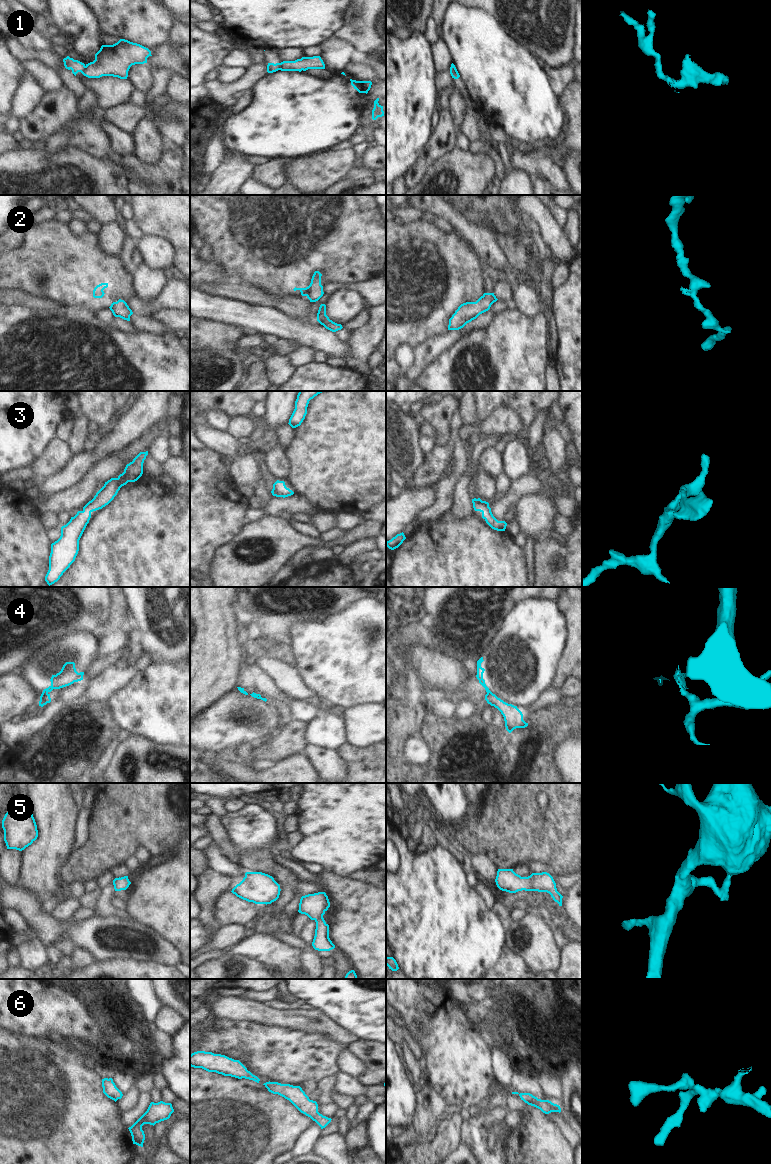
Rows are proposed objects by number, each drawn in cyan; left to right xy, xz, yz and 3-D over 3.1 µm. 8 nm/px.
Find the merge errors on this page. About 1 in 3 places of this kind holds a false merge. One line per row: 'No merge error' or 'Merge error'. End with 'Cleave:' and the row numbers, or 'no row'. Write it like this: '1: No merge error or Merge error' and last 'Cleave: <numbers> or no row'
1: Merge error
2: No merge error
3: No merge error
4: Merge error
5: No merge error
6: No merge error
Cleave: 1, 4

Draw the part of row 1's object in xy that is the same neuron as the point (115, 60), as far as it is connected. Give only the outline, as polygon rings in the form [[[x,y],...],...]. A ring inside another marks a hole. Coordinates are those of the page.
[[[120,39],[113,45],[102,45],[95,60],[86,64],[83,75],[88,78],[113,76],[127,79],[132,65],[147,63],[151,51],[137,43]]]

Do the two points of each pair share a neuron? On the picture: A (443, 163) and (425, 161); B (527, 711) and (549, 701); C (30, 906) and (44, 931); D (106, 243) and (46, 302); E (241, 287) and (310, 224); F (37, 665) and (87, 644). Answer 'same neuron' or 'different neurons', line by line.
A: different neurons
B: same neuron
C: same neuron
D: different neurons
E: same neuron
F: same neuron

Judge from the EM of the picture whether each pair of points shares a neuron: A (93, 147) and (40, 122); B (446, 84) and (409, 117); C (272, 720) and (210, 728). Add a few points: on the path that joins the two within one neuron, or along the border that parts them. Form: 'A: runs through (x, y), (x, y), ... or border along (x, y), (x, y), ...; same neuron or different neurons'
A: runs through (80, 134), (68, 122), (53, 122); same neuron
B: border along (436, 73), (436, 88), (439, 96); different neurons
C: runs through (257, 728), (225, 728); same neuron

